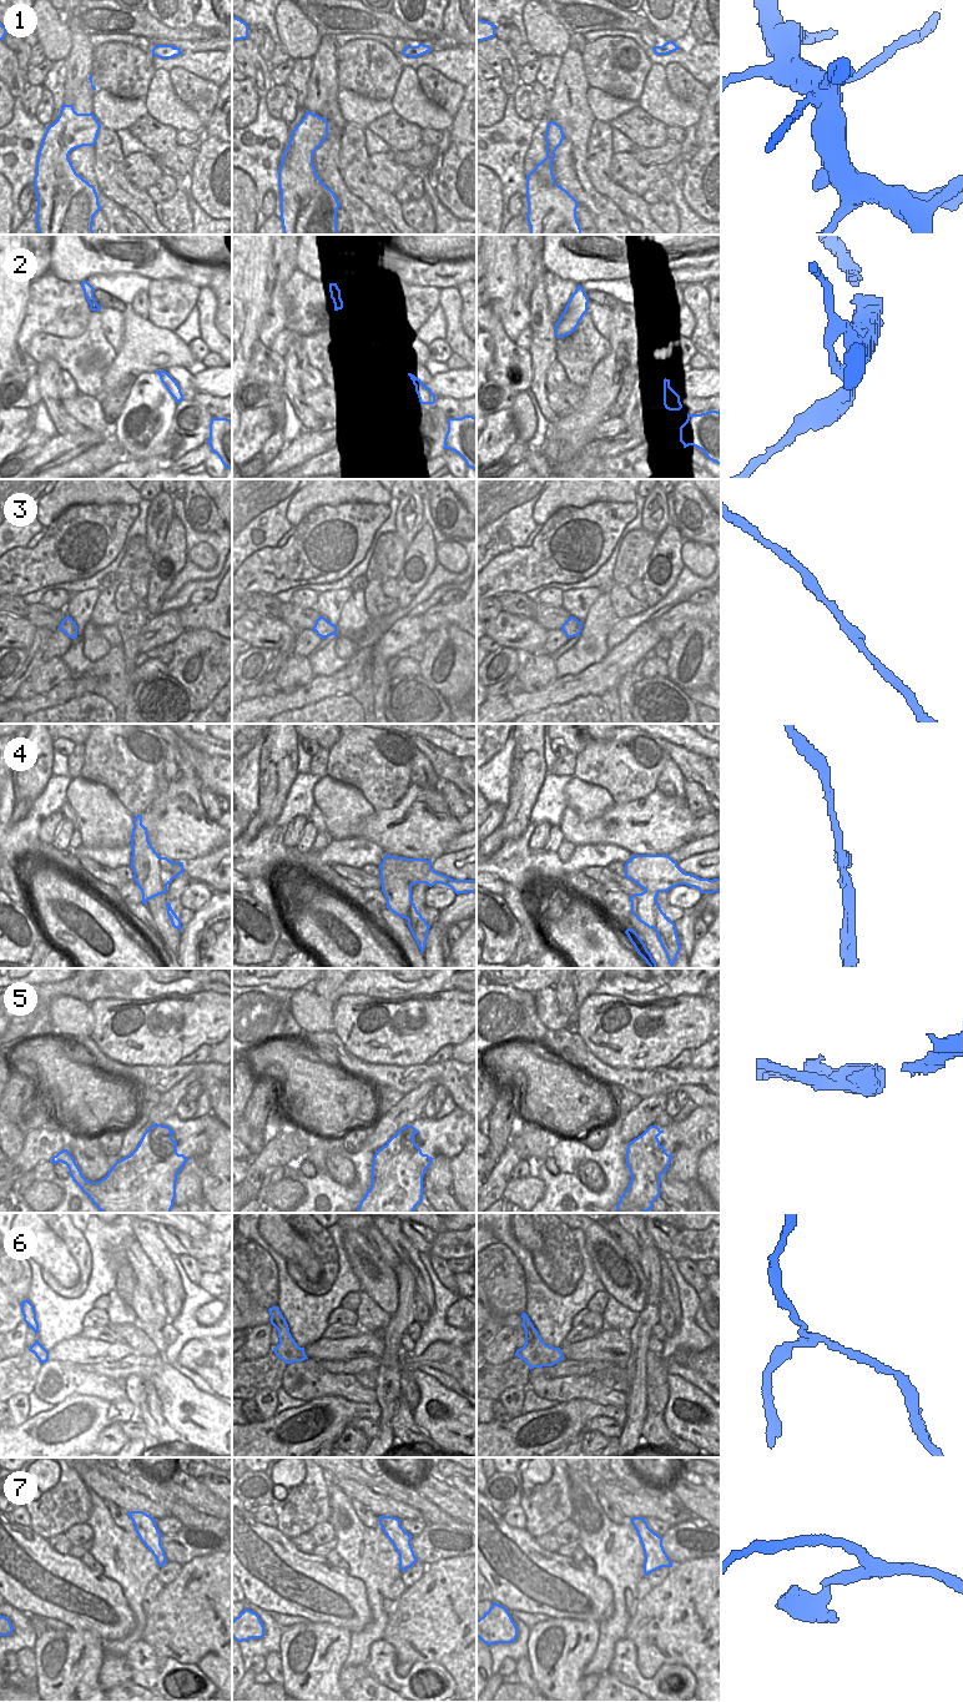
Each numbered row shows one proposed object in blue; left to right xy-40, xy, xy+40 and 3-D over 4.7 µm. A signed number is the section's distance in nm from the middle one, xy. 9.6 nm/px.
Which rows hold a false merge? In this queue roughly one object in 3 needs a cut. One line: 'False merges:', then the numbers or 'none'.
False merges: 1, 2, 4, 5

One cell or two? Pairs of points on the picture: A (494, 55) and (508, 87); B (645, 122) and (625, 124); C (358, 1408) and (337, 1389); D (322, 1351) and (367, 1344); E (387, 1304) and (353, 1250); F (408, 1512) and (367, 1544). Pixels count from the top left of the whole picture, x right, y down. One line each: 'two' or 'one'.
A: one
B: one
C: two
D: one
E: one
F: two

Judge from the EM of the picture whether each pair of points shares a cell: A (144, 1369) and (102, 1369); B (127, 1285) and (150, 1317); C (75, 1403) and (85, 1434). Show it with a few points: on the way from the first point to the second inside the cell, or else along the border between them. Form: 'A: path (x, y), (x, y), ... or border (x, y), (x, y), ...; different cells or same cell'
A: path (134, 1369), (112, 1369); same cell
B: path (132, 1293), (140, 1300), (144, 1309); same cell
C: path (76, 1410), (77, 1426); same cell

